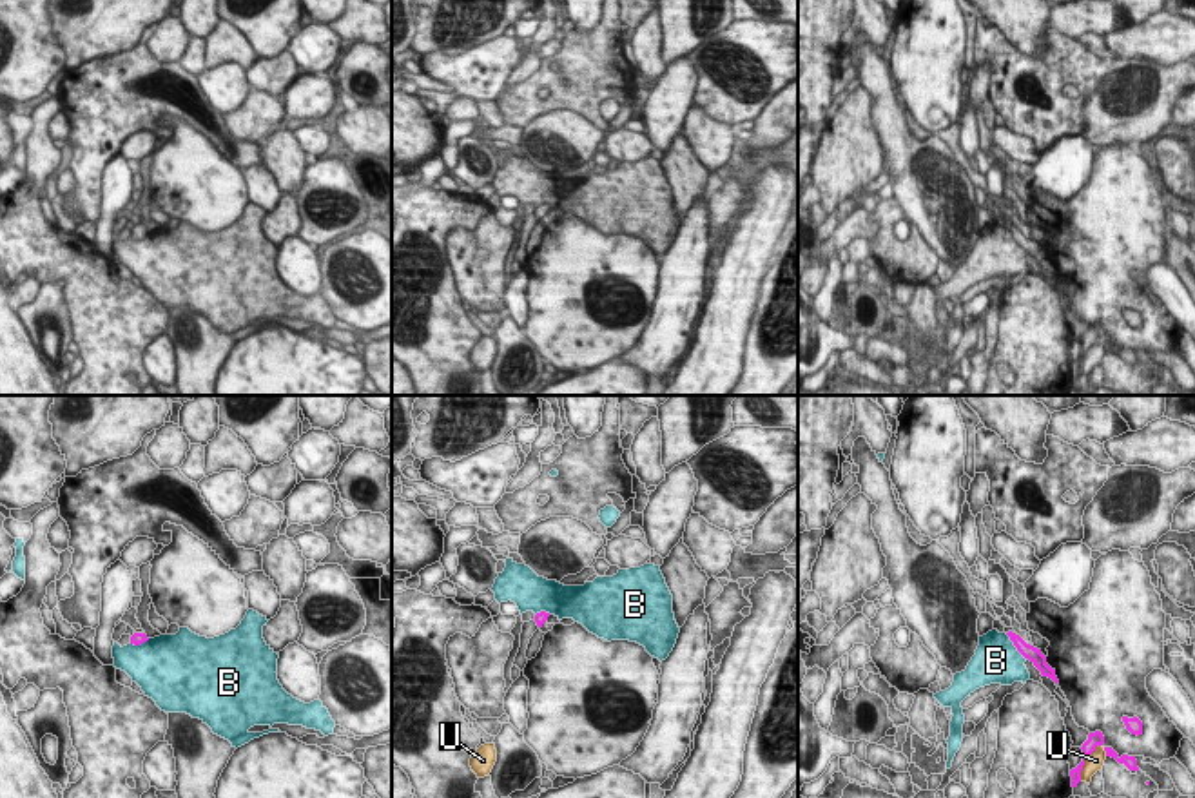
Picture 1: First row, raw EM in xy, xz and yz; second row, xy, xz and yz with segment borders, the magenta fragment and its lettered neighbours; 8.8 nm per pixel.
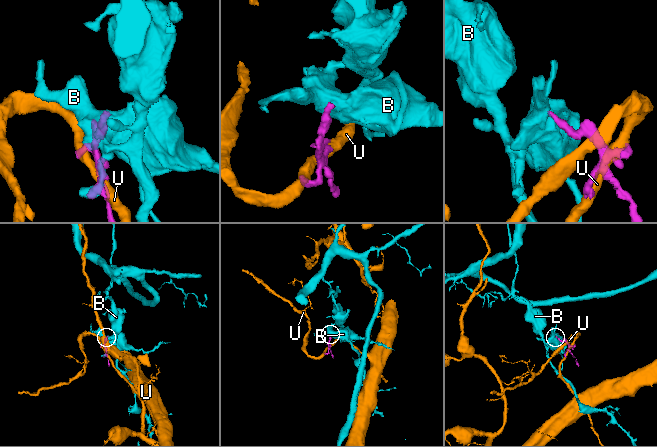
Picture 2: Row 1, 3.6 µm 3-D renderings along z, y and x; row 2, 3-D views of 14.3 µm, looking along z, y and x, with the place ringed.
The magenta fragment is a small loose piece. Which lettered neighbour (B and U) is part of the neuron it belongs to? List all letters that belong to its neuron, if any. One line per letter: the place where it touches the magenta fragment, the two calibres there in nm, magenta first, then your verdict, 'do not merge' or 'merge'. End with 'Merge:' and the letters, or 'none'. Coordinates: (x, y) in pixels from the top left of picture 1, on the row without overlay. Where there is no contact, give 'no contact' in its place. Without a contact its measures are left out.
B: yz (1014, 238) | 130/400 nm | do not merge
U: yz (1083, 356) | 130/160 nm | do not merge
Merge: none

